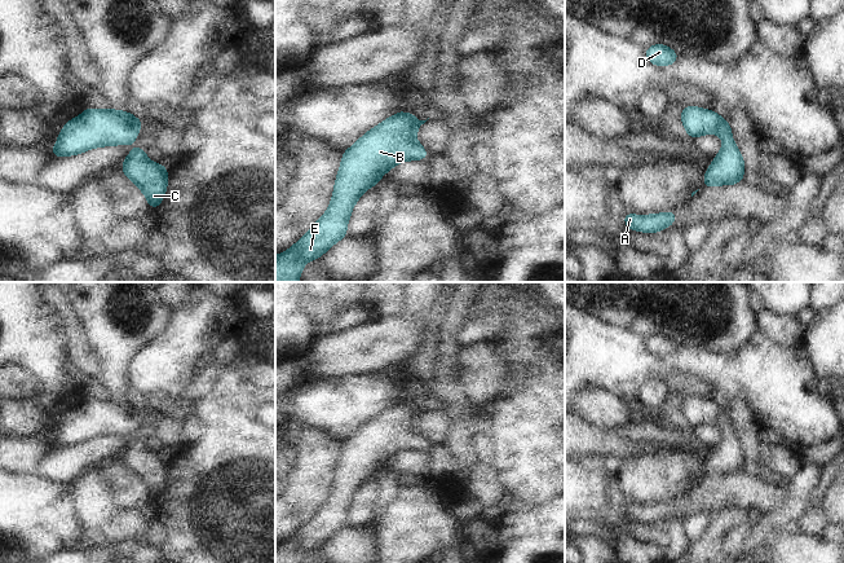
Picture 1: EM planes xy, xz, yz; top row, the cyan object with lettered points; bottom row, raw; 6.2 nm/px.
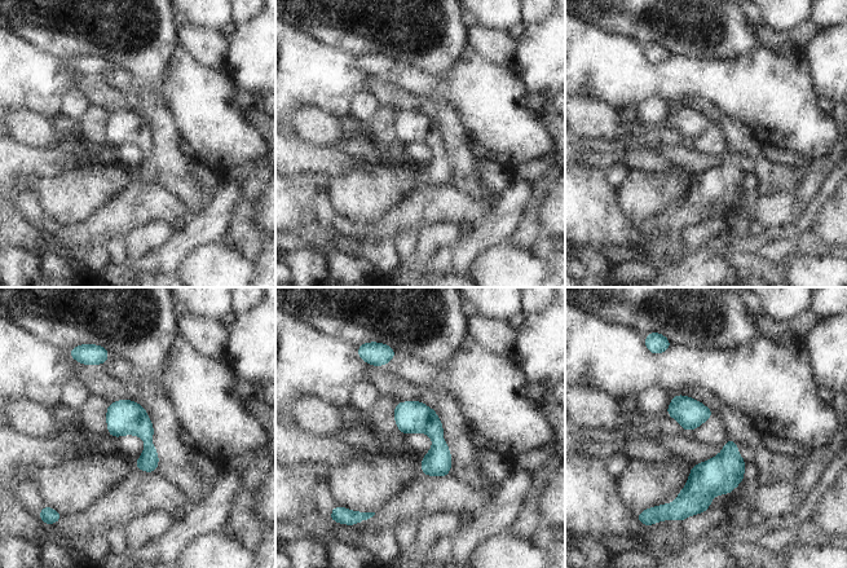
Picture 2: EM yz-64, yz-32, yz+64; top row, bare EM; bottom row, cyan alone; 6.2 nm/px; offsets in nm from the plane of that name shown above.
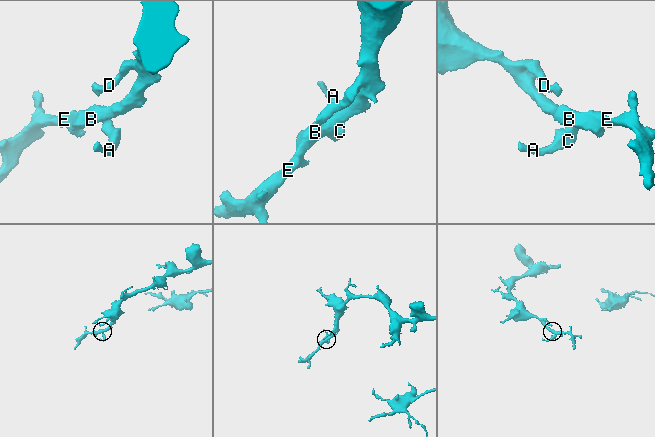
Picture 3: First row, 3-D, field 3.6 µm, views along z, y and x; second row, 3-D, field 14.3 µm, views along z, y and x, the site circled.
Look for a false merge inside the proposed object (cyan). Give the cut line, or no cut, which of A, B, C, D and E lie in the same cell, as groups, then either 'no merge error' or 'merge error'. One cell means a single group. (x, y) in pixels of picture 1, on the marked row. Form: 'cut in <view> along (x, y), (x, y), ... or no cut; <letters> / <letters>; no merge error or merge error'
no cut; A B C D E; no merge error

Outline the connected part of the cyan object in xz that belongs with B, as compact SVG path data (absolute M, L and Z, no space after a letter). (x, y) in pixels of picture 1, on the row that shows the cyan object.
M401 110L366 132L353 146L343 153L333 195L326 214L290 250L275 256L275 282L299 282L301 270L308 261L322 258L337 241L346 238L352 208L367 189L381 180L384 173L401 162L420 160L430 157L415 138L417 128L425 122L419 120L414 114Z

